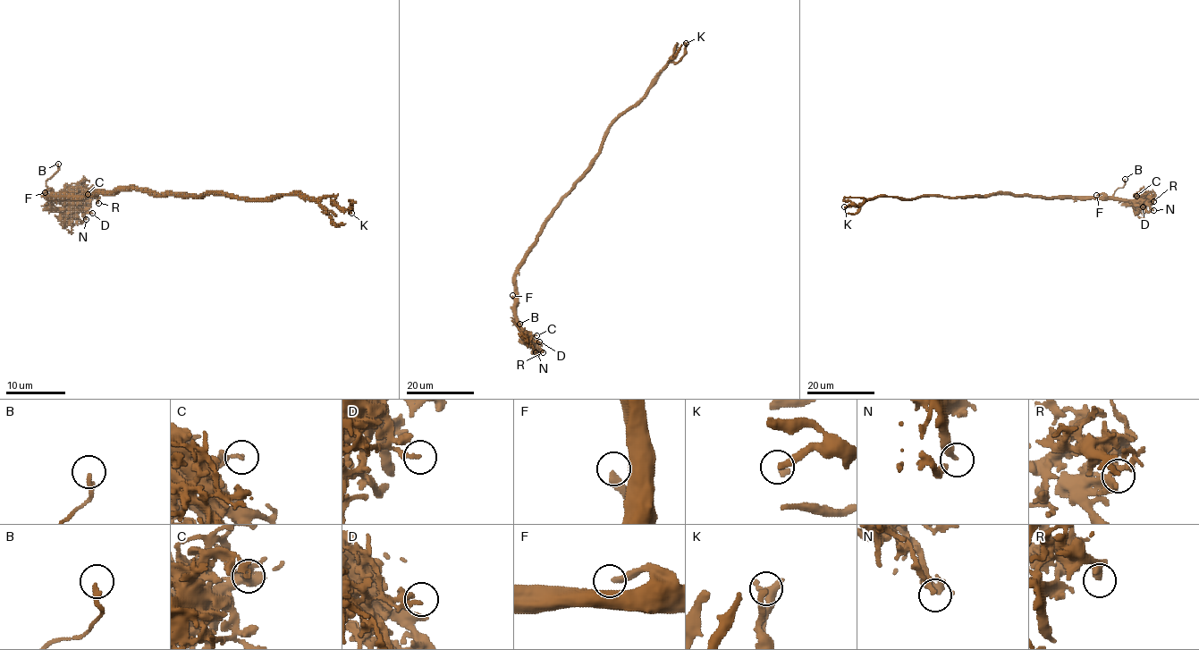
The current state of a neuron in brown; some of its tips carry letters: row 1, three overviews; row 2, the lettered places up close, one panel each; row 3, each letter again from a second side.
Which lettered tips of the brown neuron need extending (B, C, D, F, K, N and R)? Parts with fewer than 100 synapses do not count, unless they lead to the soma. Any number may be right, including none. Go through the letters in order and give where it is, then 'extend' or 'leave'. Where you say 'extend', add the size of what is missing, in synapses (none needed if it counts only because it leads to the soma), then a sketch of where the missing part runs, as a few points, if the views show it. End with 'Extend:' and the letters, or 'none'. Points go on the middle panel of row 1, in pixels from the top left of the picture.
B: place (519, 324); leave
C: place (536, 335); leave
D: place (539, 341); leave
F: place (512, 295); extend; course (512, 295), (498, 298), (480, 324)
K: place (686, 43); leave
N: place (536, 352); leave
R: place (543, 352); leave
Extend: F

